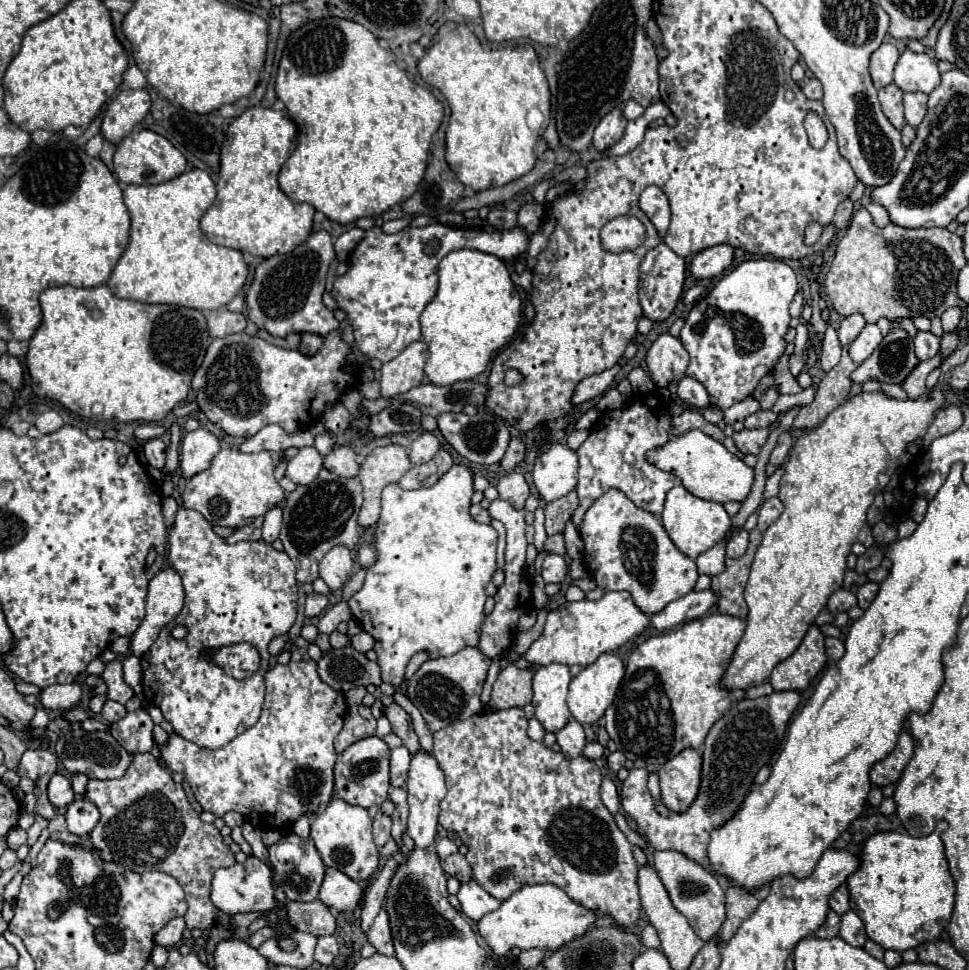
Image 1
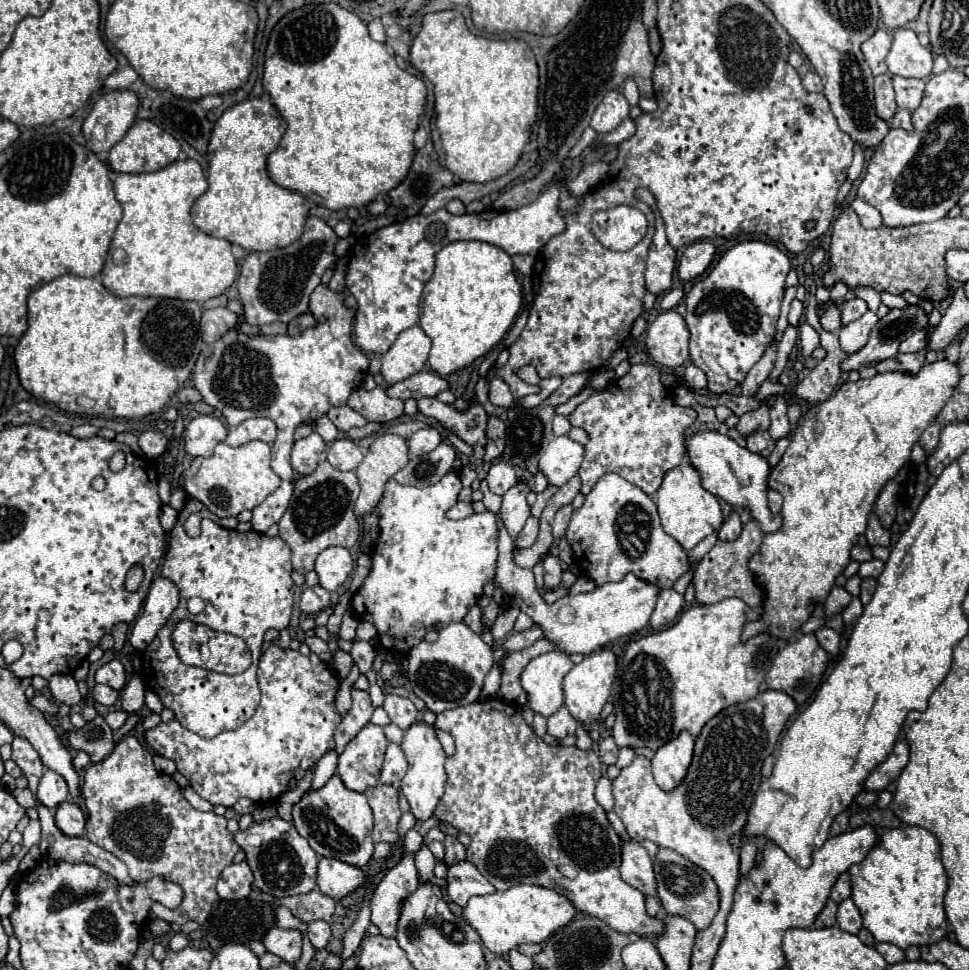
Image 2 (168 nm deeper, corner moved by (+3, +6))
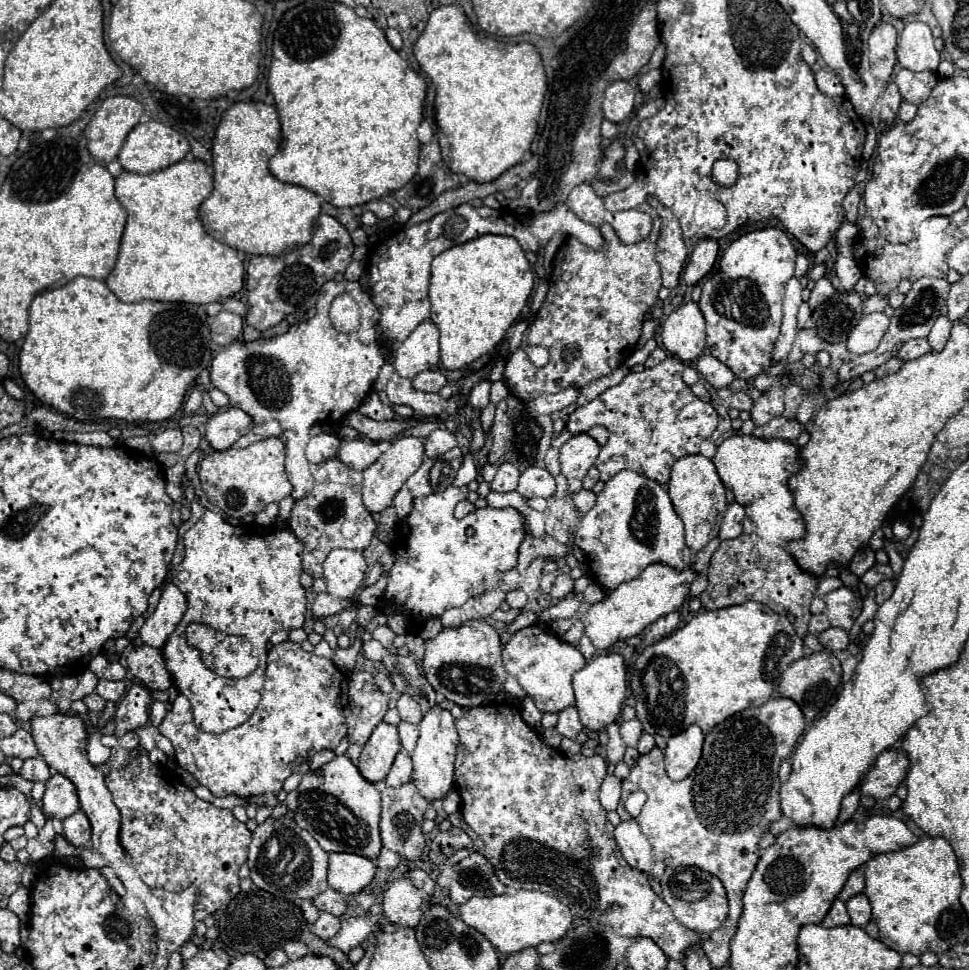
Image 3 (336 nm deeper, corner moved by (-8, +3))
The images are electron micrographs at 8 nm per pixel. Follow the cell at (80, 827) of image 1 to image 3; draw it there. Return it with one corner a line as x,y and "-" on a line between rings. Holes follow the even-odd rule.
77,810
69,818
63,820
63,836
75,844
75,846
89,846
91,838
91,822
83,814
83,810

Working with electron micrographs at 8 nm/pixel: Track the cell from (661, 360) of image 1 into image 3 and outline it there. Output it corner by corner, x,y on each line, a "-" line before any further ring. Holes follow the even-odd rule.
685,302
663,320
661,344
683,362
695,362
705,352
705,320
697,304

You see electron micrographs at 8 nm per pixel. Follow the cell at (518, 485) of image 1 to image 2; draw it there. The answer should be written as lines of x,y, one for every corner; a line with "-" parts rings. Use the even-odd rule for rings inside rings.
494,463
490,469
488,469
488,475
486,475
486,481
488,481
488,487
492,493
496,495
504,495
516,481
516,471
508,465
508,463

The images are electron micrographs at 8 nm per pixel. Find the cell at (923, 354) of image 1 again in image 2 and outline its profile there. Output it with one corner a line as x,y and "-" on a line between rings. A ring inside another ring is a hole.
916,331
912,333
908,339
904,339
900,343
900,353
916,353
916,351
924,351
926,349
926,331

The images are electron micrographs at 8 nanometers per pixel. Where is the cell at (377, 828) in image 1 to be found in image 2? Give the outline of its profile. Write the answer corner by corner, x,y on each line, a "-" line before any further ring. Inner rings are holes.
378,783
368,791
368,803
374,811
374,843
388,841
398,843
402,837
398,833
398,821
402,817
402,811
398,807
398,795
400,791
392,785

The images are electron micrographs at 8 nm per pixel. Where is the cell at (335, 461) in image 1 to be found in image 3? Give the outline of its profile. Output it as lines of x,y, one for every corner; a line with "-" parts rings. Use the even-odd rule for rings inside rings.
341,440
341,452
339,460
353,468
353,470
365,470
379,458
379,448
371,440

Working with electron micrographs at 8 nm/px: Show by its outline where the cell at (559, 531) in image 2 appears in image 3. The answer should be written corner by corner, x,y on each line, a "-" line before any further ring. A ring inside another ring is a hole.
581,490
579,494
571,496
571,504
575,508
575,514
581,518
581,516
585,516
595,506
595,494
587,492
587,490

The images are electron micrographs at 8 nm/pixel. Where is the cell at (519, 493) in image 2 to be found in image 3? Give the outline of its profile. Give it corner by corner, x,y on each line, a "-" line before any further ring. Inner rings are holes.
531,466
529,470
525,470
519,478
519,486
517,492
525,498
551,498
555,494
555,478
539,466

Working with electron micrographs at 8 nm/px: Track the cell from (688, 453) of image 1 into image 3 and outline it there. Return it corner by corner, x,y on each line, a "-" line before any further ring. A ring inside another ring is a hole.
737,434
725,438
715,454
713,462
725,488
729,488
737,502
745,508
745,514
755,522
755,534
771,544
785,546
793,538
803,536
801,514
793,506
793,496
787,488
787,478
799,468
797,448
787,440
759,440
755,436

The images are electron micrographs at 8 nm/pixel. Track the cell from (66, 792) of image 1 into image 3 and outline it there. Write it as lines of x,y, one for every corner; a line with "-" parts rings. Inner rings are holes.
53,774
47,780
47,790
43,796
43,812
49,818
63,820
77,810
79,810
79,798
77,798
75,784
63,774

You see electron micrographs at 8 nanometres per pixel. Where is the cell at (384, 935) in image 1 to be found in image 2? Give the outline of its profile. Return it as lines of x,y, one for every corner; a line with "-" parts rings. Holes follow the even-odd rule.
410,829
404,837
404,844
404,859
382,877
370,899
372,923
378,925
380,935
384,937
396,935
400,907
408,899
408,895
414,893
420,885
414,865
414,853
422,845
422,835
416,829

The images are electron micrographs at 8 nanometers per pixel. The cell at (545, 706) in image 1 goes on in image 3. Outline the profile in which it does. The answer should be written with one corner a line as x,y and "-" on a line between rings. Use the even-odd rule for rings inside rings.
529,626
515,632
513,640
503,648
503,660
505,670
519,680
521,688
527,692
527,696
535,700
541,712
559,714
575,702
571,678
579,668
583,668
585,660
573,644
561,642
559,638
547,634
539,626

